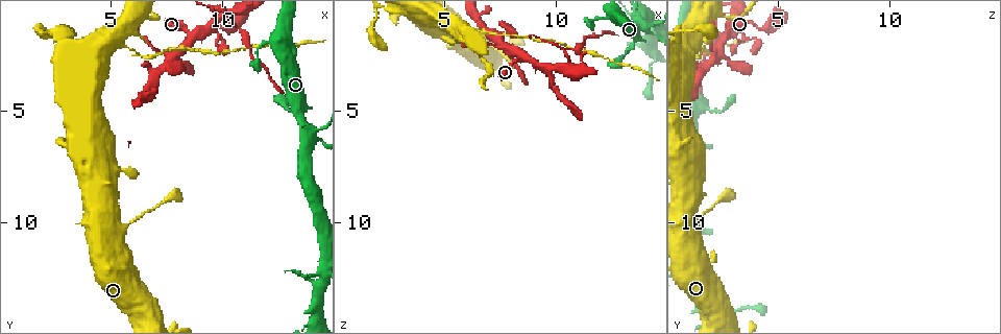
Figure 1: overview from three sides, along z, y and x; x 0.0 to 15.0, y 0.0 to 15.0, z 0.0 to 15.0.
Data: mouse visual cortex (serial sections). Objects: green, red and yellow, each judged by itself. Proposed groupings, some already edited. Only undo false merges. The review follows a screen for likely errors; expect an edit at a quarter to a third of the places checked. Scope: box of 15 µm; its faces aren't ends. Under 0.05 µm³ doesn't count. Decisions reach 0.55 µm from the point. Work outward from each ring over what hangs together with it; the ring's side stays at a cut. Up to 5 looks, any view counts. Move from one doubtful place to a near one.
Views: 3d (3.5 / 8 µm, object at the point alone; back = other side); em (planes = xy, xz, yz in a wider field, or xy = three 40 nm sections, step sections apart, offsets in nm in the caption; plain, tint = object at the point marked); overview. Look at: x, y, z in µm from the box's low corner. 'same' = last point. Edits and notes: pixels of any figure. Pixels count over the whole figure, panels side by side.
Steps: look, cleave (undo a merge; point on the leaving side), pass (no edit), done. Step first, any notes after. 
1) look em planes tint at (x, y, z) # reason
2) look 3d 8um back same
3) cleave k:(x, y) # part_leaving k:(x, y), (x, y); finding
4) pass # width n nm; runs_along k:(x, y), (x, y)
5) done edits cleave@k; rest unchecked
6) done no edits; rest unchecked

look 3d 3.5um at (13.9, 5.7, 1.0) # thin arm on a thick one

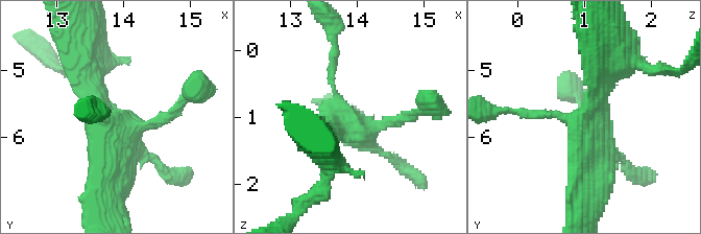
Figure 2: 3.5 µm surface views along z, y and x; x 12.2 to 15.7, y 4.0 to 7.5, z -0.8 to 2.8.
look em xy step 5 tint at (13.85, 5.80, 1.10) # shape alone is not enough

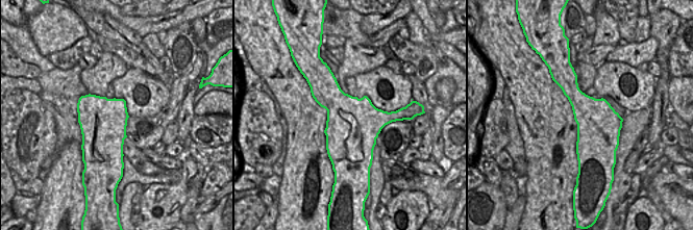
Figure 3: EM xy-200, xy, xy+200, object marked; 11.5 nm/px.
pass # width 600 nm; runs_along 2:(88, 65), (116, 125), (113, 192); one cell here

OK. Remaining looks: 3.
look 3d 3.5um at (9.8, 1.8, 3.9) # thin neck

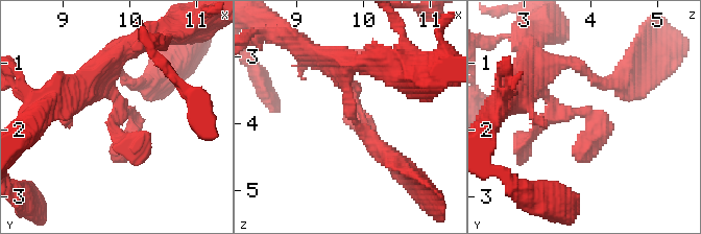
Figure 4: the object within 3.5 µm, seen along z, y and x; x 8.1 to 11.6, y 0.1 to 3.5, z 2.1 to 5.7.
look em xy step 3 tint at (9.90, 1.70, 3.85)

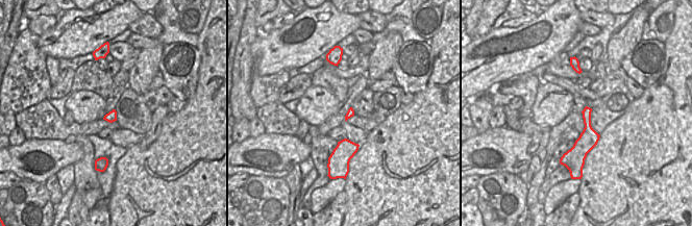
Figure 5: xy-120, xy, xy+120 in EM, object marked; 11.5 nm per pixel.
pass # runs_along 5:(587, 109), (587, 140), (571, 155); continuous, no second cell

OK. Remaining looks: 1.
done no edits; rest unchecked

